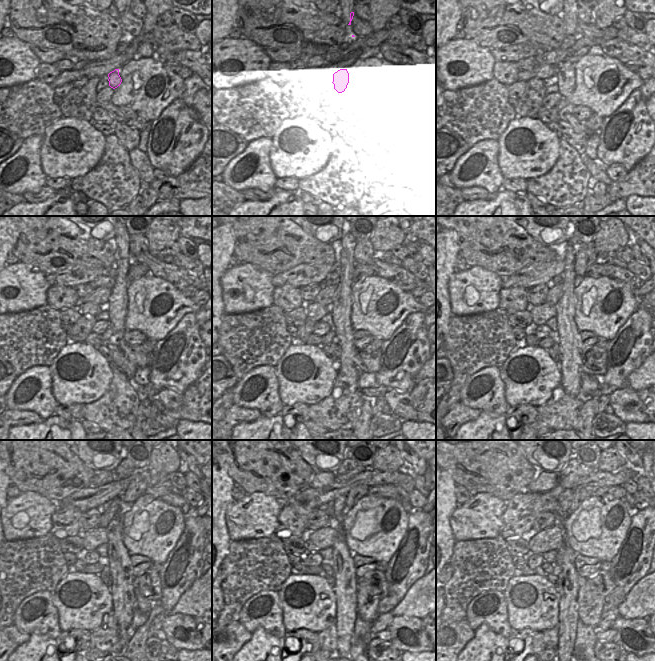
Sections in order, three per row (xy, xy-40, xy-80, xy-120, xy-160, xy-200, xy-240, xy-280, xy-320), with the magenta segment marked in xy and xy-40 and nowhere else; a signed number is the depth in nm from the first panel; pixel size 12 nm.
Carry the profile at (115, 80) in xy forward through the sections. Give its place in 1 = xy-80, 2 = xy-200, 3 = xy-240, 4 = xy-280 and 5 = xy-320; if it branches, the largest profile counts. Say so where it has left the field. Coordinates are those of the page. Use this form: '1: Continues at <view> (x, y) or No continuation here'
1: Continues at xy-80 (566, 76)
2: Continues at xy-200 (570, 366)
3: Continues at xy-240 (118, 559)
4: Continues at xy-280 (345, 588)
5: Continues at xy-320 (568, 586)

